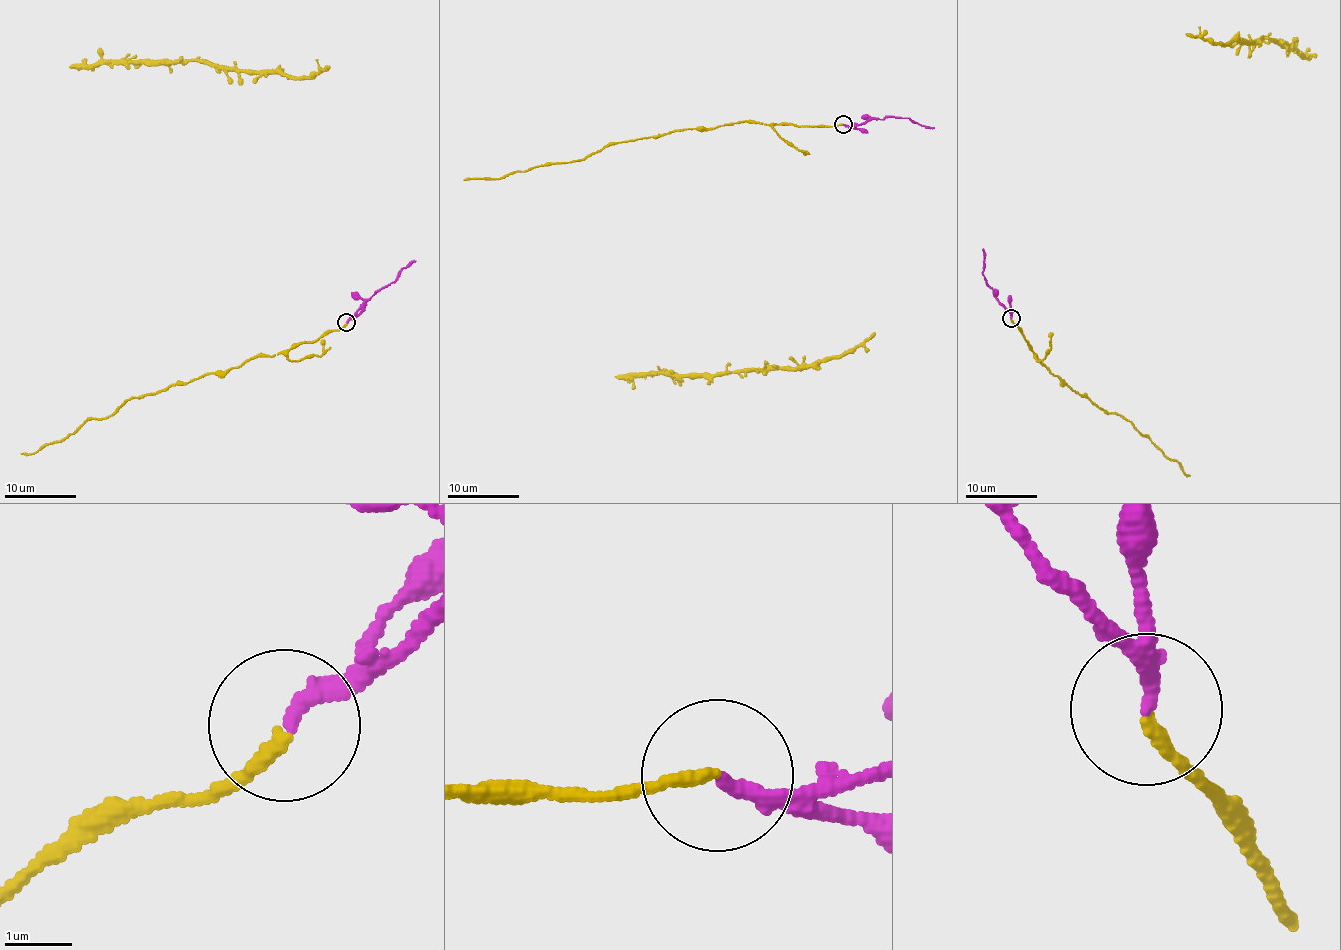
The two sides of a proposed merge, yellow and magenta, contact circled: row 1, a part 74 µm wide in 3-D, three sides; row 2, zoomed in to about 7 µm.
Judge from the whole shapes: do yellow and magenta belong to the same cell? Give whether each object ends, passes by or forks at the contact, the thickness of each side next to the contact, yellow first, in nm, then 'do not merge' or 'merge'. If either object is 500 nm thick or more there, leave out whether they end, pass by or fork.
yellow ends there; magenta ends there; 190 nm thick on the yellow side, 240 nm on the other; merge

